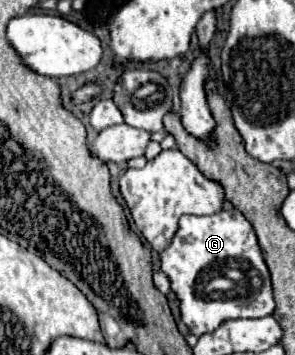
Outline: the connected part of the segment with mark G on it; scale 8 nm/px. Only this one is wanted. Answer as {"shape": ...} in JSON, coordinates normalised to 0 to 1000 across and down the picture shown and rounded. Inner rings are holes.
{"shape":[[[800,586],[753,592],[719,608],[617,608],[590,682],[542,715],[542,727],[549,766],[563,766],[583,789],[583,817],[610,845],[617,907],[658,946],[719,935],[786,896],[915,890],[936,868],[915,766],[888,727],[861,642]],[[719,755],[739,755],[753,783],[773,783],[766,761],[780,766],[786,811],[759,817],[746,839],[719,839]]]}

